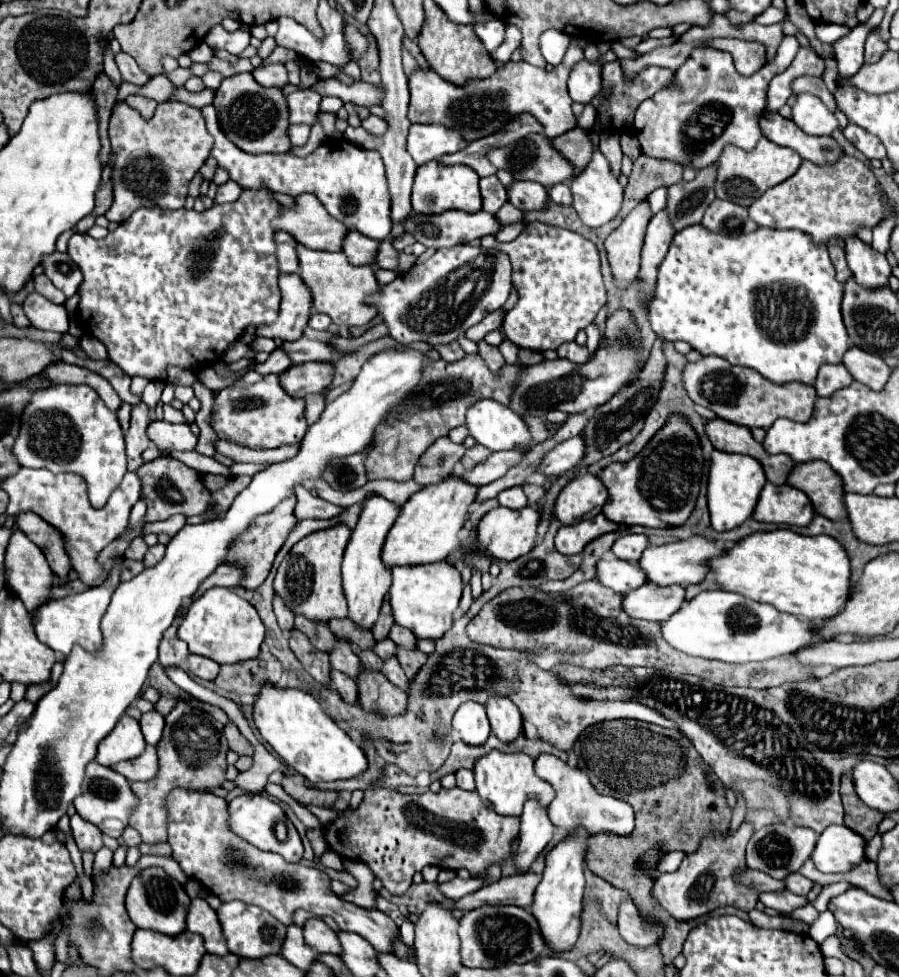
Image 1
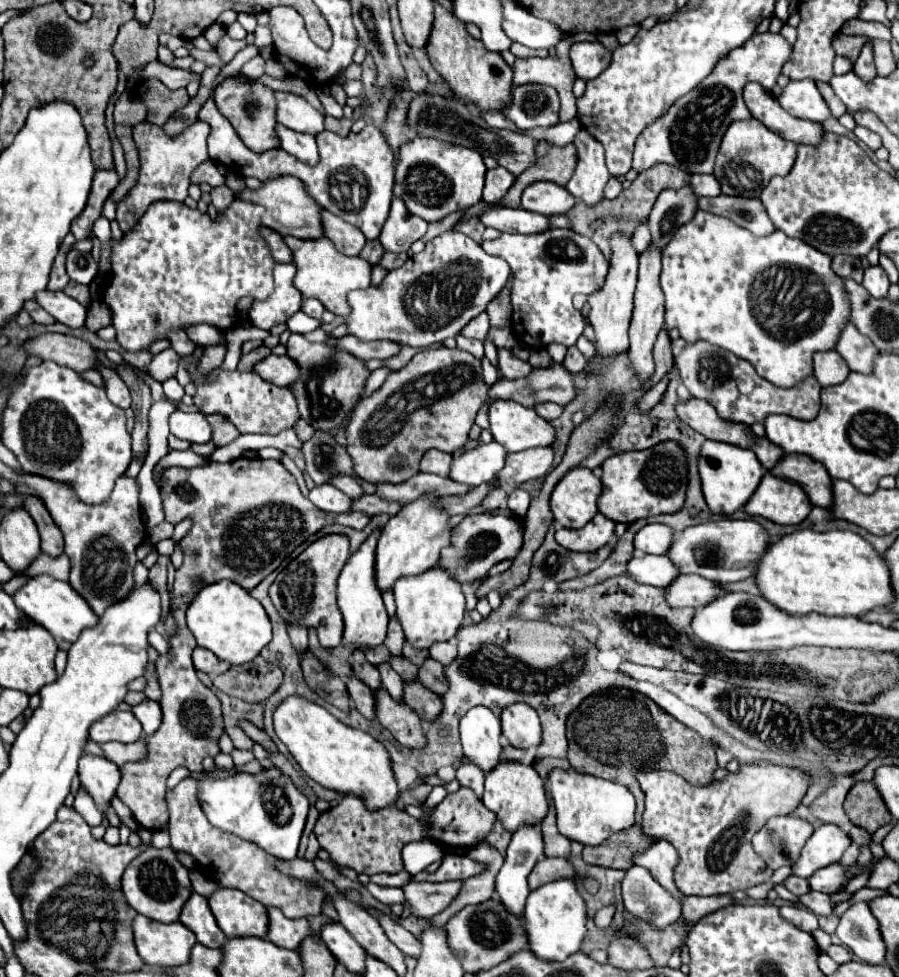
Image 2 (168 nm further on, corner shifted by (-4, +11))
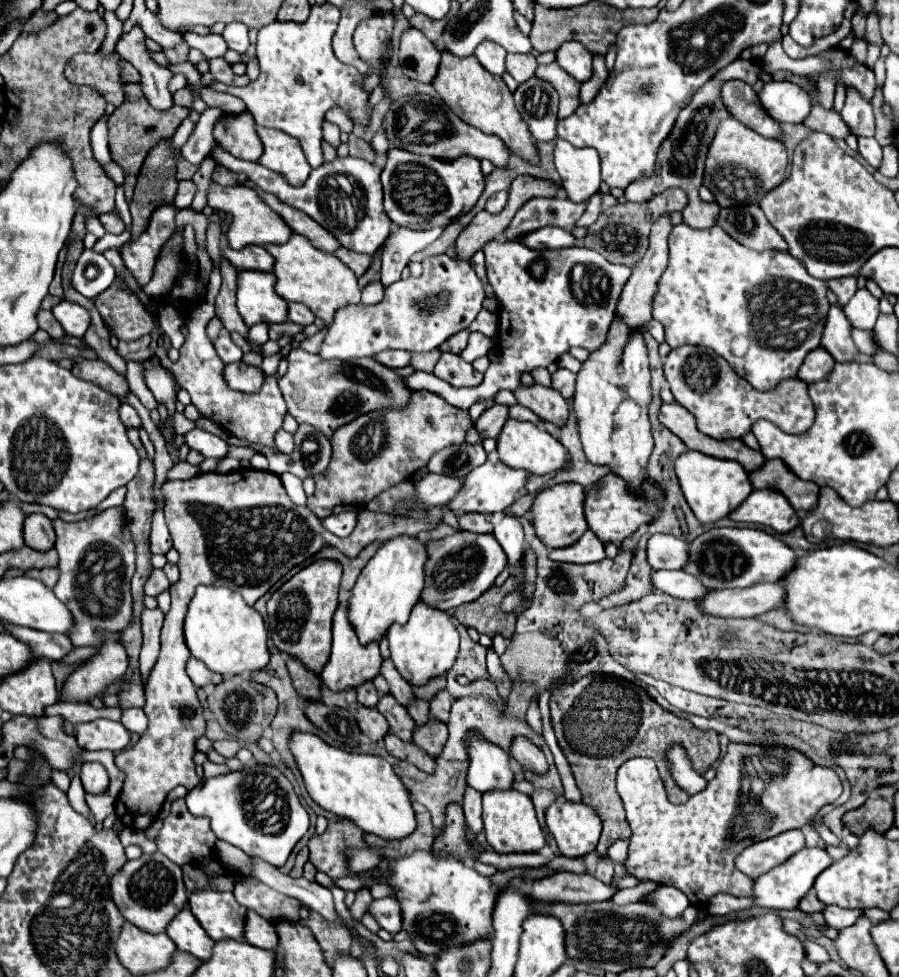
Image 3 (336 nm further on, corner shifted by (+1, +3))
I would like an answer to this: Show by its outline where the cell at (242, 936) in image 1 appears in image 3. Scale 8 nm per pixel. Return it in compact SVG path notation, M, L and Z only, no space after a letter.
M199 889L189 895L189 909L205 929L205 933L213 939L243 939L245 913L233 893Z

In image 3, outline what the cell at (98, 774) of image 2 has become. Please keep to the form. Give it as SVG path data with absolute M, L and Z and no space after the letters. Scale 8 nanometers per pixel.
M83 763L81 765L81 781L87 793L99 795L109 787L109 775L101 763Z

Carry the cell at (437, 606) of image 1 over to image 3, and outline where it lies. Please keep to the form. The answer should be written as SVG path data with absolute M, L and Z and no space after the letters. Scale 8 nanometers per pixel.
M417 603L411 611L411 617L405 625L391 625L387 631L389 649L391 649L391 661L403 673L405 681L411 685L425 685L427 681L445 675L459 653L459 633L451 623L449 613L441 613L425 603Z

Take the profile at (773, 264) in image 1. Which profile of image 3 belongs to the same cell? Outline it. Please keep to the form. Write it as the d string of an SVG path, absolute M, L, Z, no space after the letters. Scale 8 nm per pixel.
M681 223L673 227L669 235L669 267L659 281L653 301L653 319L665 327L665 343L671 349L687 343L711 347L757 391L769 391L781 379L795 377L805 353L821 345L821 333L829 311L825 293L825 283L811 277L803 269L803 263L787 251L757 253L733 241L719 225L711 229L691 229Z

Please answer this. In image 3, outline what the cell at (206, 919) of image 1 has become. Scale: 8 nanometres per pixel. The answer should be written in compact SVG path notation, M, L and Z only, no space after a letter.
M187 907L177 913L177 917L167 925L167 937L171 937L179 951L187 951L201 961L207 961L211 957L213 939L207 937L207 933Z

